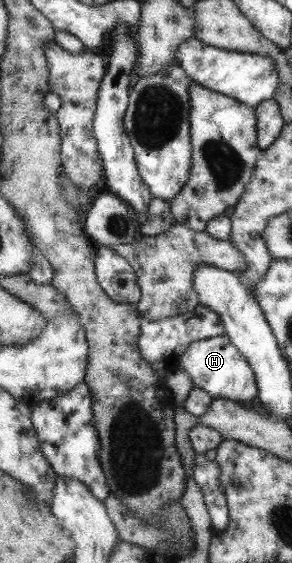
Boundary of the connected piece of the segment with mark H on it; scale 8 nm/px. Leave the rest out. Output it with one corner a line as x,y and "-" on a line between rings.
224,335
191,342
179,356
176,367
187,373
188,378
191,378
193,387
200,388
200,390
206,392
212,399
224,398
238,404
254,404
255,402
257,387
252,369
242,354
236,350
235,346
232,346
228,337

